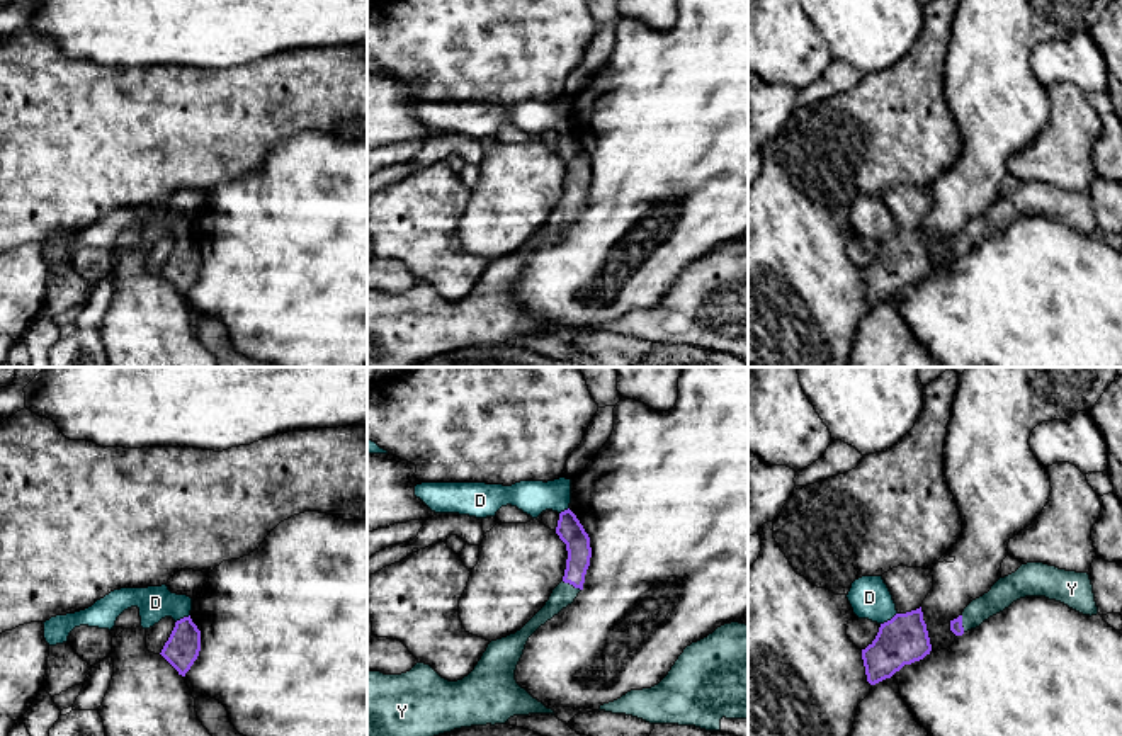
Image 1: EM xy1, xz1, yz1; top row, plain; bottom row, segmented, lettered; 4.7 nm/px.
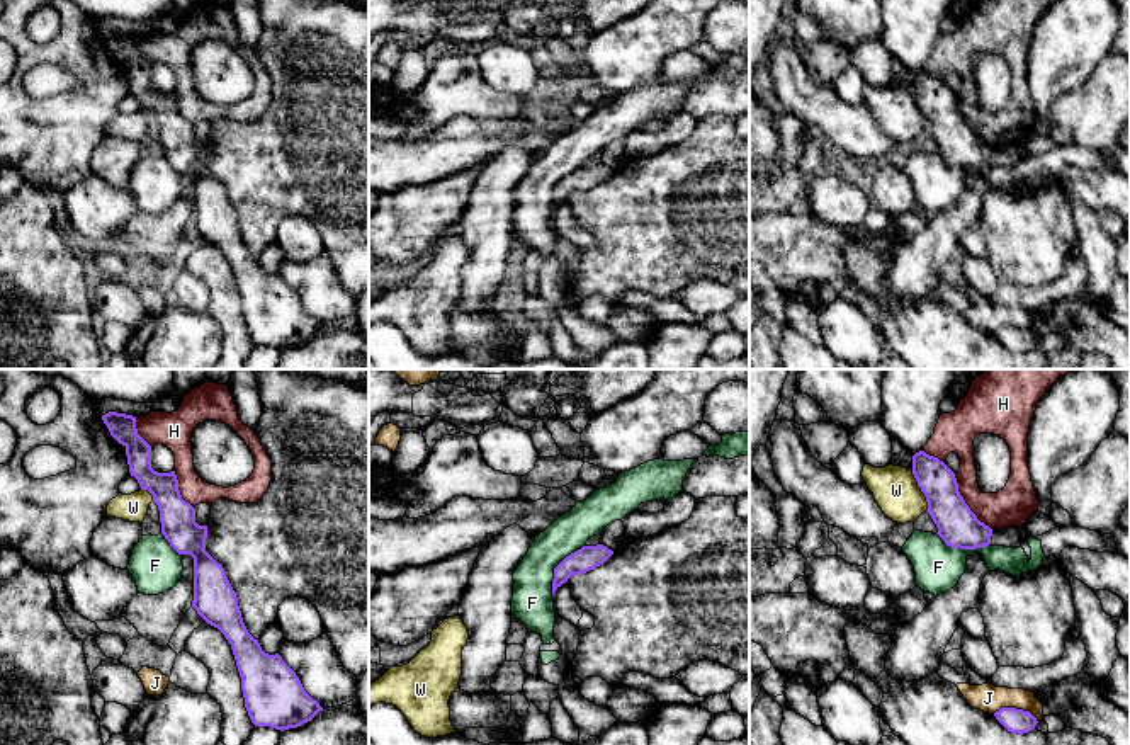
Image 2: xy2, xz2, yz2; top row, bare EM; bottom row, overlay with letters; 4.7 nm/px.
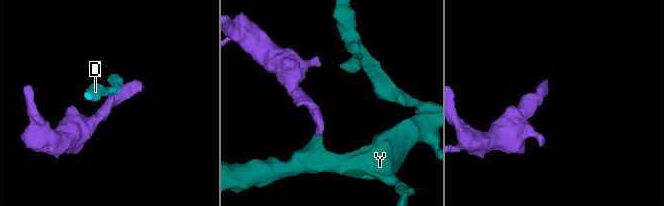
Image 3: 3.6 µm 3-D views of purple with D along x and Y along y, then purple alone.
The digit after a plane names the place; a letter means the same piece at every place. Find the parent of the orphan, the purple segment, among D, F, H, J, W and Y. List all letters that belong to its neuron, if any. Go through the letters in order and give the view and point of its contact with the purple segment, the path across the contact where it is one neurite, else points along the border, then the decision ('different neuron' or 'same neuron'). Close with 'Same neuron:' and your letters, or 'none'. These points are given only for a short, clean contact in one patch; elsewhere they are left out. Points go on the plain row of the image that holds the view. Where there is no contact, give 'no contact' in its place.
D: contact yz1 (888, 240); border yz1 (896, 232), (881, 243); different neuron
F: contact xz2 (554, 187); border xz2 (583, 164), (554, 187), (553, 215); different neuron
H: contact yz2 (966, 123); different neuron
J: contact yz2 (1015, 327); different neuron
W: contact yz2 (921, 109); border yz2 (911, 90), (925, 116), (926, 130); different neuron
Y: contact xz1 (572, 203); way xz1 (570, 150), (575, 157), (572, 203), (565, 213); same neuron
Same neuron: Y

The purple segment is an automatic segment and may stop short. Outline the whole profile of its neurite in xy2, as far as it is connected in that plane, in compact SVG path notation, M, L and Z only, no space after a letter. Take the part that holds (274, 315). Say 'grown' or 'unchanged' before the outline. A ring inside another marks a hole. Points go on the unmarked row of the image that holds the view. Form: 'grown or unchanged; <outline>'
unchanged; M109 31L102 34L102 39L110 54L126 66L131 95L138 99L141 109L148 109L153 114L153 121L160 129L161 153L178 173L190 173L194 177L192 226L207 243L218 247L231 264L241 296L245 327L251 342L255 345L270 345L284 350L311 340L323 327L304 310L299 296L282 276L279 272L265 272L258 259L248 252L236 211L233 209L223 184L206 170L207 145L199 145L195 141L195 128L182 117L175 90L158 92L151 87L151 65L138 53L136 36Z

